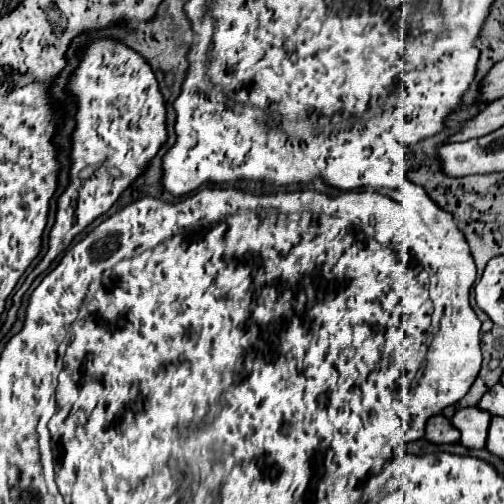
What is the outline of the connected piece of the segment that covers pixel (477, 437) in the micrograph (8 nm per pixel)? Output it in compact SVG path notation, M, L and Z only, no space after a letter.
M467 407L455 413L453 425L461 433L461 443L467 449L483 449L487 441L487 429L489 429L489 413L481 411L479 407Z

